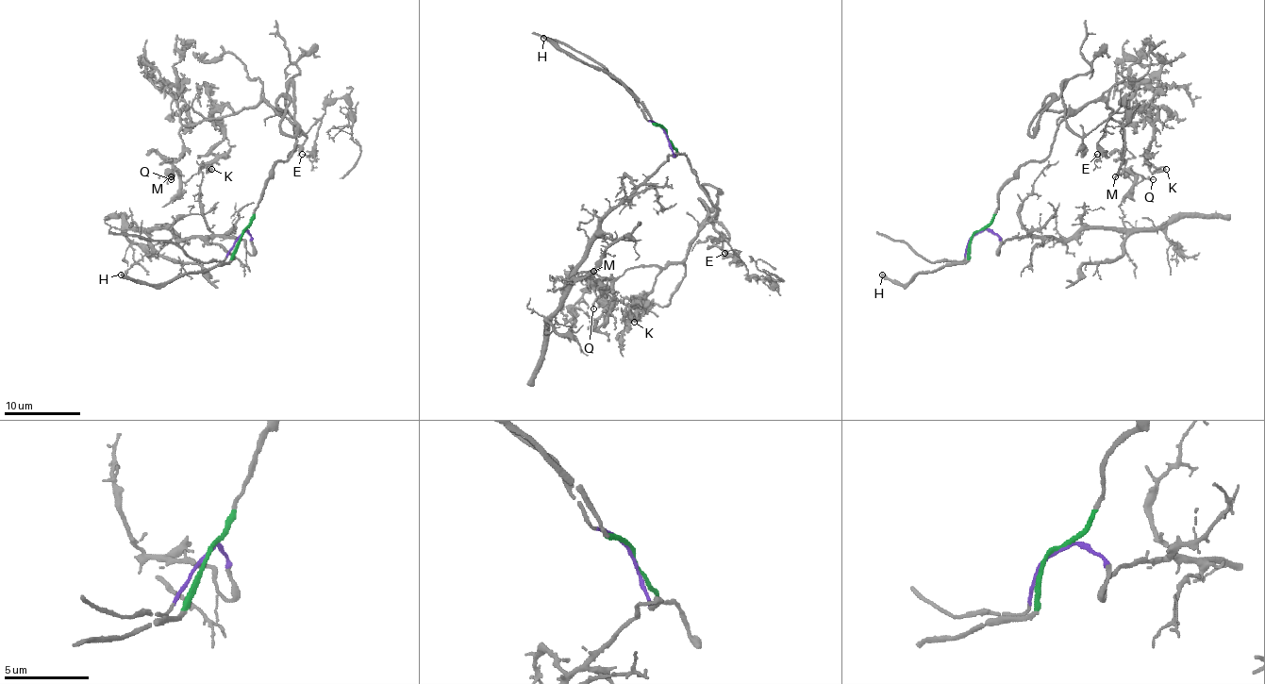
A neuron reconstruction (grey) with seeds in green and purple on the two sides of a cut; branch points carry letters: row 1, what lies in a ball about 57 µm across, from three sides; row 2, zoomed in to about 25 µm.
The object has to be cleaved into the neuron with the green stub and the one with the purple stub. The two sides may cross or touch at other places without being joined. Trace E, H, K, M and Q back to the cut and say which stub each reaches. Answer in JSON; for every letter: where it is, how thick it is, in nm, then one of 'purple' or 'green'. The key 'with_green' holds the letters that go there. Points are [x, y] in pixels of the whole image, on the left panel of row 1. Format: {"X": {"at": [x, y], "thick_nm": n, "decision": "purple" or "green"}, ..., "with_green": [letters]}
{"E": {"at": [302, 154], "thick_nm": 80, "decision": "green"}, "H": {"at": [121, 275], "thick_nm": 320, "decision": "green"}, "K": {"at": [211, 169], "thick_nm": 260, "decision": "green"}, "M": {"at": [171, 176], "thick_nm": 110, "decision": "green"}, "Q": {"at": [171, 179], "thick_nm": 170, "decision": "green"}, "with_green": ["E", "H", "K", "M", "Q"]}

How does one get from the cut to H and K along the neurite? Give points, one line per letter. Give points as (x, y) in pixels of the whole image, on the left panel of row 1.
H: (242, 234), (229, 262), (220, 262), (201, 272), (189, 272), (160, 283), (132, 281), (121, 274)
K: (242, 234), (292, 154), (294, 126), (263, 100), (222, 106), (212, 169)

